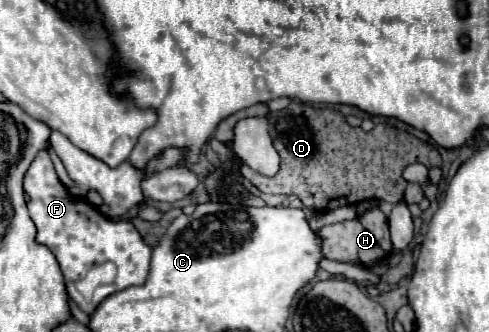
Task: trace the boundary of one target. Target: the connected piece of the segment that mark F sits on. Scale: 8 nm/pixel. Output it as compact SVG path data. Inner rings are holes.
M42 149L32 161L32 165L28 167L24 175L24 191L28 195L30 217L38 231L36 241L40 245L46 245L54 253L62 269L64 281L68 285L68 295L76 301L76 305L84 313L90 315L100 305L100 301L110 293L146 283L150 273L150 255L152 255L150 245L146 245L146 241L130 221L110 219L104 213L100 213L98 207L90 205L86 199L74 197L58 179L48 151ZM106 261L112 261L118 267L116 279L108 285L100 285L98 291L94 291L94 299L90 303L84 303L84 297L74 287L76 281L80 281L88 273L88 269Z

